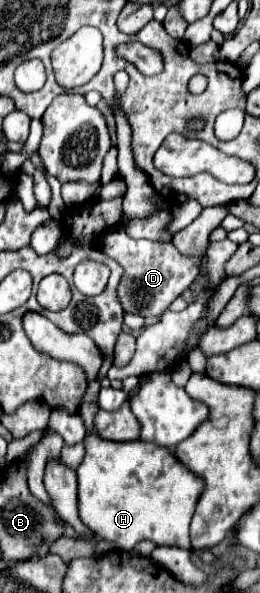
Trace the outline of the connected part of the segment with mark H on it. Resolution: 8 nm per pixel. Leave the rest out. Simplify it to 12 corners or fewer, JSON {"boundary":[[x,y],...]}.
{"boundary":[[98,400],[76,469],[99,538],[191,550],[205,480],[169,448],[103,440]]}

